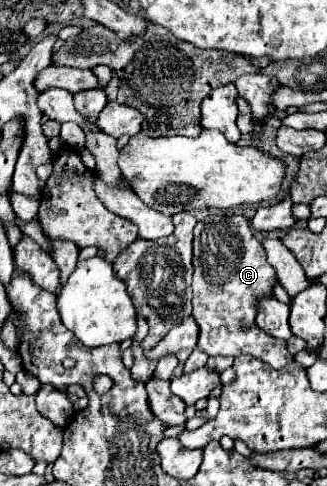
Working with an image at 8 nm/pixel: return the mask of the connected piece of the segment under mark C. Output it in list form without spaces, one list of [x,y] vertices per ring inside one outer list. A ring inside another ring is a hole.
[[[231,215],[231,217],[207,217],[195,225],[195,237],[193,237],[193,317],[201,329],[197,347],[205,351],[209,357],[215,355],[253,355],[273,369],[283,369],[293,361],[293,355],[289,355],[285,341],[273,339],[267,333],[263,333],[255,325],[255,313],[257,313],[257,301],[261,295],[273,293],[275,283],[275,269],[267,263],[263,245],[255,239],[249,219],[243,215]]]

